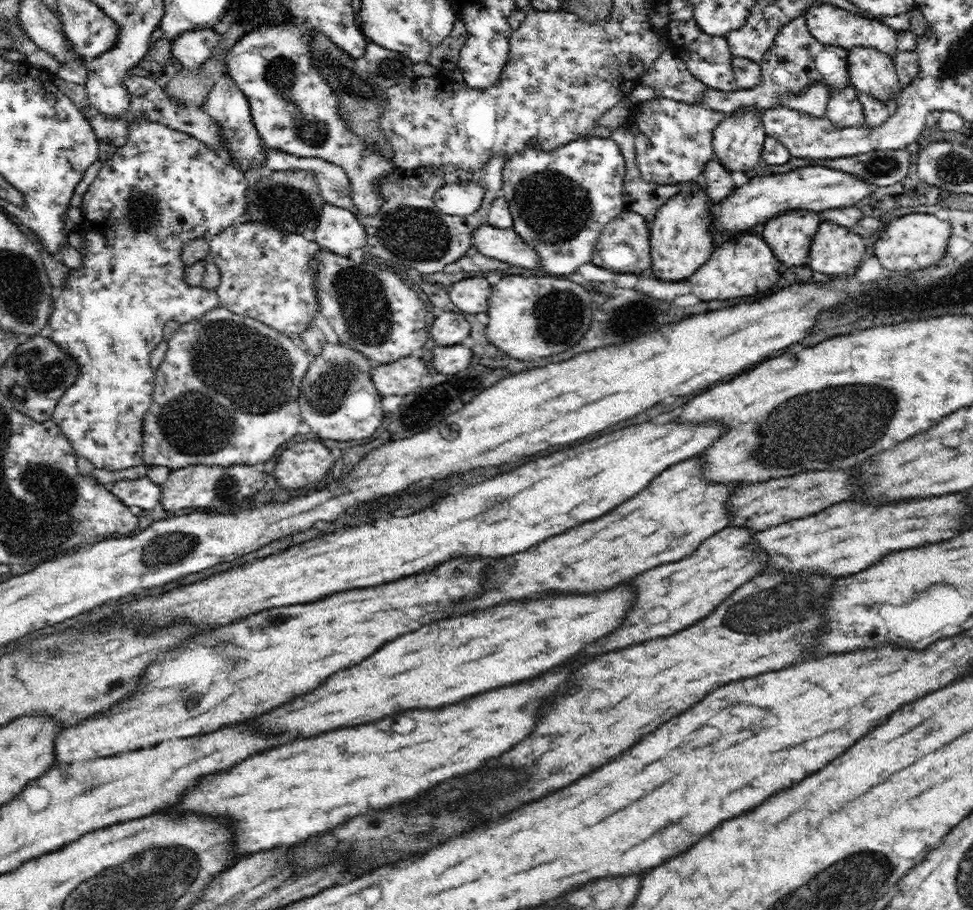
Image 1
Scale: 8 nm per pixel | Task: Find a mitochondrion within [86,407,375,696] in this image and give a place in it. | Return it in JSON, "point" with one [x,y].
{"point":[170,548]}

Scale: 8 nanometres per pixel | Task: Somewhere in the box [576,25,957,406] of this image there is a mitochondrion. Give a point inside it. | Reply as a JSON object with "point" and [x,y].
{"point":[882,165]}

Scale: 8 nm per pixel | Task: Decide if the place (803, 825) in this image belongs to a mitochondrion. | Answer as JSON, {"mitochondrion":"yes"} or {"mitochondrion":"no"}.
{"mitochondrion":"no"}

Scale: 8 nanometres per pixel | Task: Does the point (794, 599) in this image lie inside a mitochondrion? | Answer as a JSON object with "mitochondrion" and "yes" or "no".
{"mitochondrion":"yes"}

